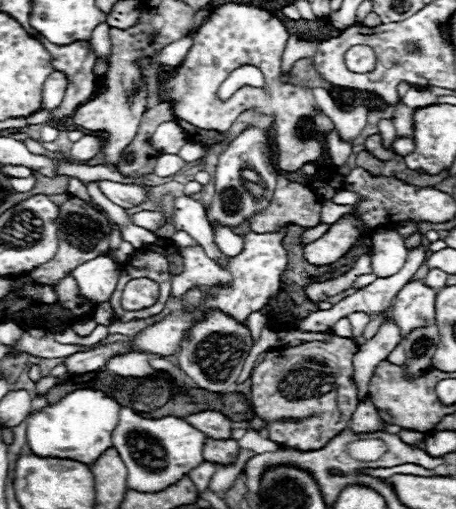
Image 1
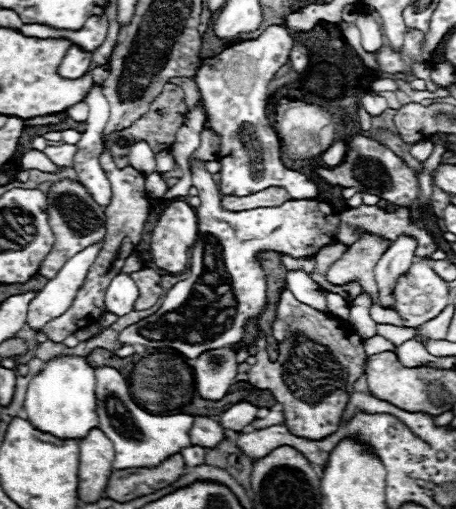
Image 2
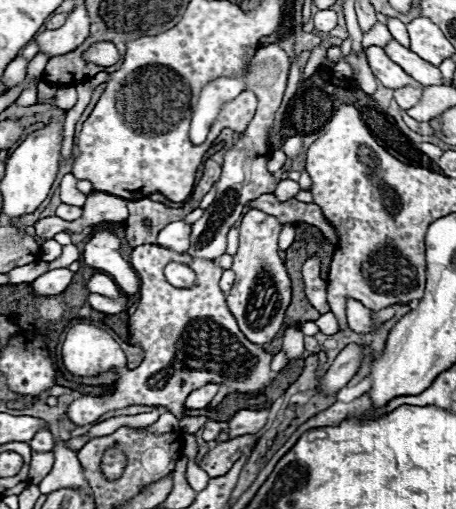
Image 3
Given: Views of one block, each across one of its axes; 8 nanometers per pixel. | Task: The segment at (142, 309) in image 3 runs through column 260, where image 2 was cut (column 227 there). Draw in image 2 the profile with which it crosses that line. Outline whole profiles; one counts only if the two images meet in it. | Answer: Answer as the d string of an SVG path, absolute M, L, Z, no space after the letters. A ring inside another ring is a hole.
M218 348L202 352L198 358L188 360L194 370L196 390L206 400L220 400L228 394L238 374L236 352L230 348Z

